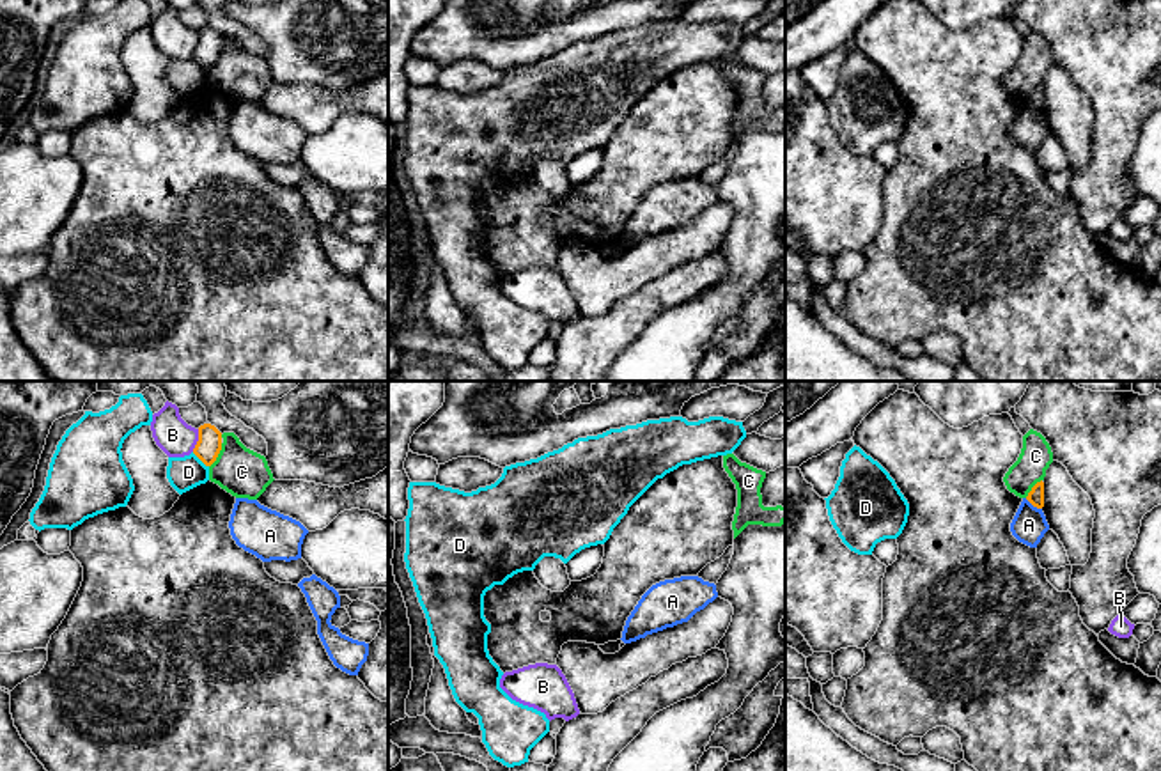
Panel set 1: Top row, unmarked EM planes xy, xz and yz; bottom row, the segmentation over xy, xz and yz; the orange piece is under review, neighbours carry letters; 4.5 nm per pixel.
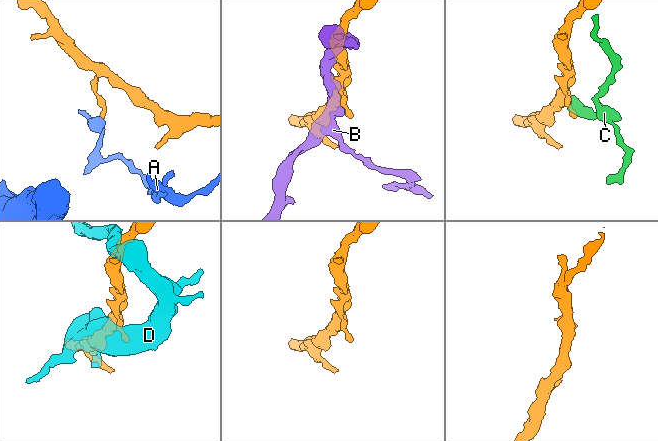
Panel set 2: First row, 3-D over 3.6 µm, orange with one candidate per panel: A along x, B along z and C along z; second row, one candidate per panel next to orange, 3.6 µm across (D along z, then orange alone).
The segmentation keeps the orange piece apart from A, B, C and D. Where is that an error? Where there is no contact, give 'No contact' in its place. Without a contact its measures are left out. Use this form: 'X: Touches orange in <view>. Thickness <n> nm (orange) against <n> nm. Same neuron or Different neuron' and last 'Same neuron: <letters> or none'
A: Touches orange in yz. Thickness 80 nm (orange) against 160 nm. Different neuron
B: Touches orange in xy. Thickness 120 nm (orange) against 170 nm. Different neuron
C: Touches orange in xy. Thickness 120 nm (orange) against 220 nm. Different neuron
D: Touches orange in xy. Thickness 120 nm (orange) against 150 nm. Different neuron
Same neuron: none

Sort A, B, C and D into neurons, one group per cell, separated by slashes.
A / B / C / D

